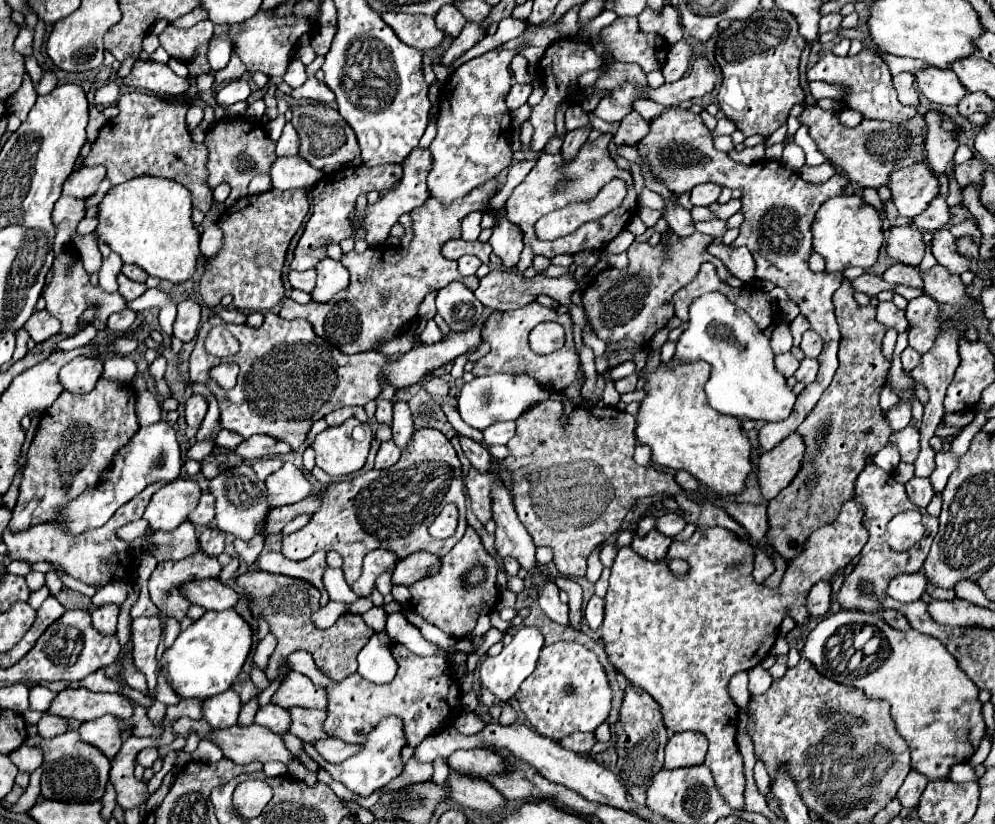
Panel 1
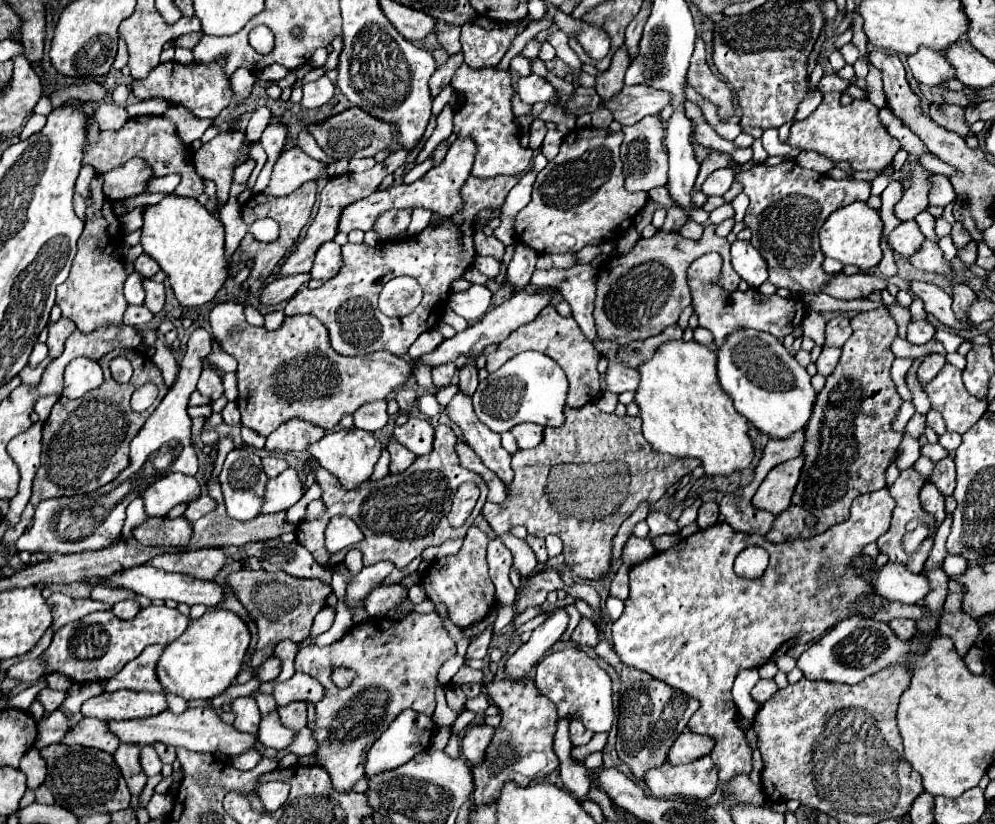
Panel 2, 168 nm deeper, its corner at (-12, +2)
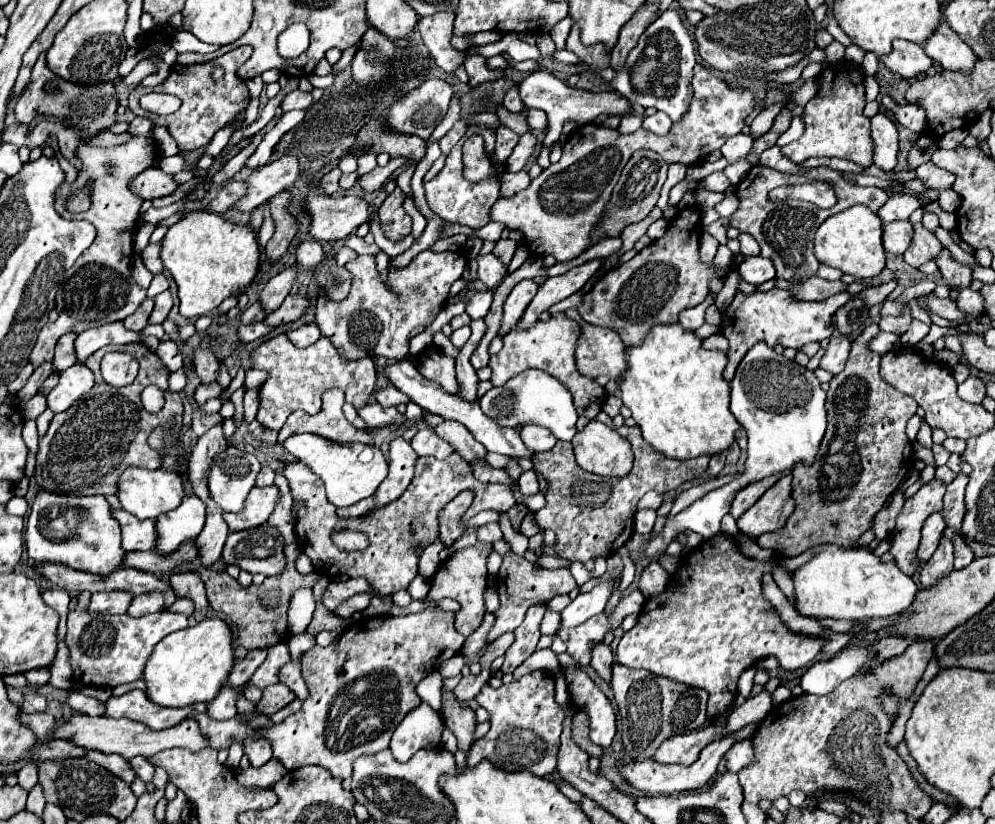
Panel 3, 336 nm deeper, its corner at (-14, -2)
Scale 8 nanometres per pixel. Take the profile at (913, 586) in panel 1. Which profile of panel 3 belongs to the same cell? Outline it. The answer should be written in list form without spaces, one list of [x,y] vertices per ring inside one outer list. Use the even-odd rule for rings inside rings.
[[[824,545],[808,563],[798,567],[792,573],[794,579],[794,607],[798,615],[810,617],[810,619],[878,619],[878,617],[890,617],[898,615],[904,609],[908,609],[918,593],[916,583],[904,575],[896,563],[882,563],[880,557],[876,557],[866,547],[838,547],[838,545]]]

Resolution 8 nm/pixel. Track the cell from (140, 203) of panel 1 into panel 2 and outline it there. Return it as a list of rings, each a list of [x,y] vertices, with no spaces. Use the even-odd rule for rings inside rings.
[[[166,195],[160,203],[144,207],[142,219],[142,249],[170,277],[180,305],[200,307],[212,301],[228,277],[222,223],[196,199],[178,195]]]

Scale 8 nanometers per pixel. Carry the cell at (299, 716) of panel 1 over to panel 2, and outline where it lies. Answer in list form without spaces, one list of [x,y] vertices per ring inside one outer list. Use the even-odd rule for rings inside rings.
[[[296,701],[296,703],[290,703],[286,707],[280,707],[280,721],[290,727],[290,729],[304,729],[306,725],[306,703],[302,701]]]

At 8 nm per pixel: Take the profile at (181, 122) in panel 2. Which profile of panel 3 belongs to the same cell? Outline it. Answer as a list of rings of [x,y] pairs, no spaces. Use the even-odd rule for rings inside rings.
[[[164,127],[154,129],[154,139],[156,139],[156,151],[158,151],[160,157],[178,155],[178,147],[176,147],[174,139],[168,135],[168,131]]]

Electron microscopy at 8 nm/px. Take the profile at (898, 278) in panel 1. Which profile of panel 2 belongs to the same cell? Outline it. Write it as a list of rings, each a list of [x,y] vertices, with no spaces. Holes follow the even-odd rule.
[[[912,281],[910,291],[924,301],[926,313],[936,317],[942,325],[948,325],[950,329],[970,329],[970,327],[974,327],[974,325],[964,325],[954,317],[954,313],[950,309],[952,297],[948,293],[944,293],[940,287],[926,283],[926,281]]]

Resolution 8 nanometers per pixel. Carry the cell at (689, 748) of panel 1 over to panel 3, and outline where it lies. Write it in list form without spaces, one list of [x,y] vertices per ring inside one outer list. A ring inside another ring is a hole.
[[[710,723],[706,729],[686,733],[686,735],[674,735],[658,747],[658,751],[654,753],[654,761],[690,765],[690,763],[694,763],[694,759],[698,759],[702,747],[706,747],[714,739],[724,737],[722,727],[724,727],[724,723]]]

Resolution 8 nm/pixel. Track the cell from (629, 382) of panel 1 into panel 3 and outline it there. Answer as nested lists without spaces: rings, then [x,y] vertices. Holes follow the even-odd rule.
[[[568,309],[566,317],[580,325],[580,337],[576,347],[576,367],[584,377],[596,379],[598,375],[608,375],[618,379],[626,371],[624,343],[614,329],[596,327],[586,323],[576,309]]]

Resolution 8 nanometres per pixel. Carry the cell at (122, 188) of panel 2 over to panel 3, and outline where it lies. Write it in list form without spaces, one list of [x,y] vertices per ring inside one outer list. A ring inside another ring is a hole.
[[[150,167],[144,173],[140,173],[132,181],[132,191],[140,195],[142,199],[154,199],[154,197],[164,197],[170,195],[178,189],[178,183],[174,181],[172,175],[166,175],[158,167]]]

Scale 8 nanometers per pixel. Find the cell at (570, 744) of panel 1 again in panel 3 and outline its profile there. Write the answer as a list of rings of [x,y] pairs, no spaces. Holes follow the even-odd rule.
[[[576,713],[574,719],[572,719],[572,739],[574,743],[586,751],[588,755],[594,755],[594,757],[602,757],[602,749],[594,743],[590,743],[590,737],[588,737],[588,719],[586,715],[582,713]]]

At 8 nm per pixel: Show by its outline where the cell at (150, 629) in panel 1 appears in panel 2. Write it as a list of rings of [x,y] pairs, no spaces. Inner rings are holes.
[[[164,645],[146,647],[142,653],[106,683],[105,691],[130,689],[137,692],[160,693],[160,679],[156,679],[156,663],[164,651]]]

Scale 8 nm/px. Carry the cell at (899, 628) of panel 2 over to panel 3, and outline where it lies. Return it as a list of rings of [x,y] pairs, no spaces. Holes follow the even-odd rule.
[[[890,635],[890,637],[880,639],[880,641],[878,641],[878,647],[876,647],[876,649],[878,649],[878,663],[884,663],[884,661],[888,661],[888,659],[892,659],[892,657],[902,655],[908,645],[910,645],[910,643],[908,643],[906,639],[900,639],[900,637],[896,637],[896,635]]]

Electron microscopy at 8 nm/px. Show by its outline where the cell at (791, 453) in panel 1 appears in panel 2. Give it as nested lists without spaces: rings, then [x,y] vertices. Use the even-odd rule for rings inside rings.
[[[804,455],[790,459],[788,463],[780,463],[780,467],[774,467],[764,477],[764,483],[760,483],[756,495],[752,497],[752,505],[758,509],[766,509],[774,515],[784,511],[784,507],[790,505],[802,465],[804,465]]]

